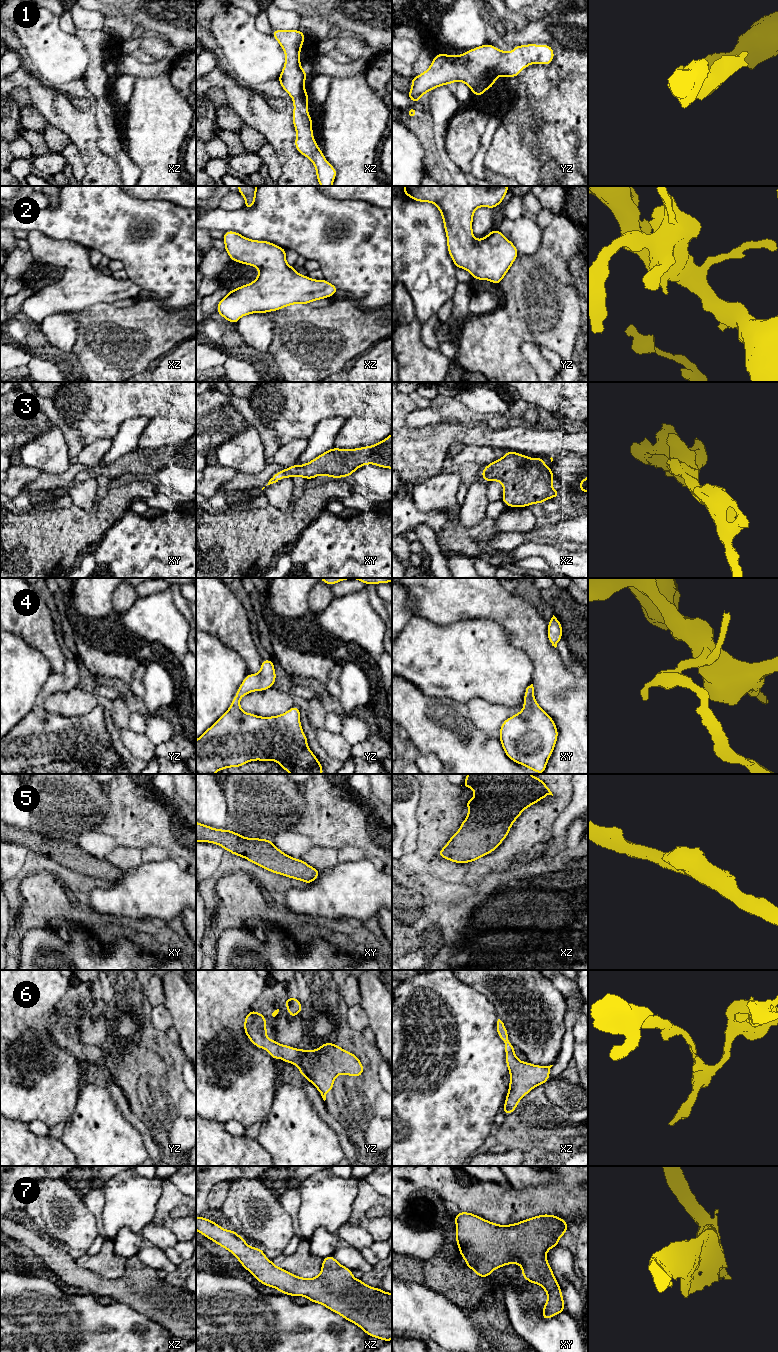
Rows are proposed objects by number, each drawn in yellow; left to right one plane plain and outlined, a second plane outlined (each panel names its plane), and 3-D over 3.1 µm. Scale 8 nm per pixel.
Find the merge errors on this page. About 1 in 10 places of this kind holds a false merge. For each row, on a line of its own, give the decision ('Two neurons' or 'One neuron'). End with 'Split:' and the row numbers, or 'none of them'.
1: One neuron
2: One neuron
3: One neuron
4: One neuron
5: One neuron
6: One neuron
7: One neuron
Split: none of them

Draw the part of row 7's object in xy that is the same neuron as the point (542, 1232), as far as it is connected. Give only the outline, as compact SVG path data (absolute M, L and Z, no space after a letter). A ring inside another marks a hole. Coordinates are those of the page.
M460 1211L454 1221L459 1254L479 1277L486 1278L506 1264L520 1264L523 1278L540 1285L547 1293L542 1318L549 1320L565 1310L560 1286L546 1254L569 1231L567 1220L543 1214L515 1224L499 1225Z

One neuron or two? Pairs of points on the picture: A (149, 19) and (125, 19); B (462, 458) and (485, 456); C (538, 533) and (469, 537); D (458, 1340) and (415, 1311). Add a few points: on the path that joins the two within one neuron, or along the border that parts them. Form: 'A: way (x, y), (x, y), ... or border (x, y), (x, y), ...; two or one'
A: way (143, 19), (131, 19); one
B: way (468, 456), (479, 456); one
C: border (502, 532), (490, 540), (491, 546); two
D: way (447, 1329), (436, 1318), (426, 1313); one

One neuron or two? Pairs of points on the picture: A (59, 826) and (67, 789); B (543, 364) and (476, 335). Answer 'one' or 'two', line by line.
A: one
B: two

